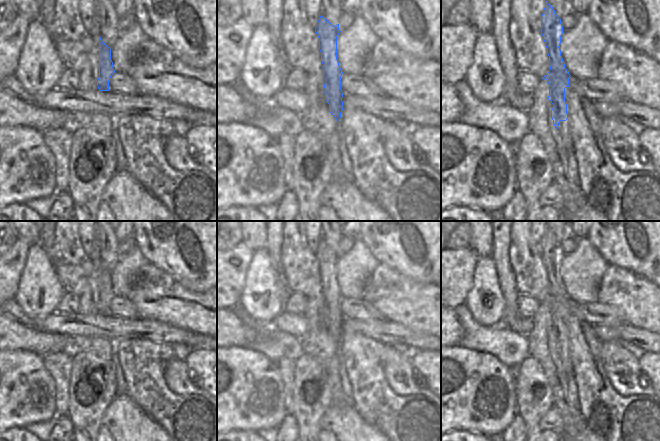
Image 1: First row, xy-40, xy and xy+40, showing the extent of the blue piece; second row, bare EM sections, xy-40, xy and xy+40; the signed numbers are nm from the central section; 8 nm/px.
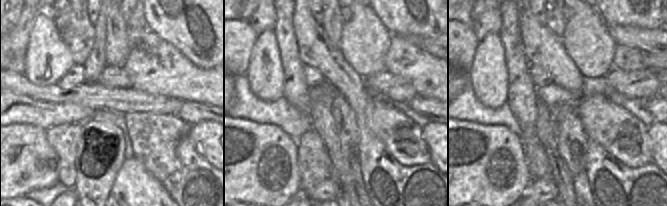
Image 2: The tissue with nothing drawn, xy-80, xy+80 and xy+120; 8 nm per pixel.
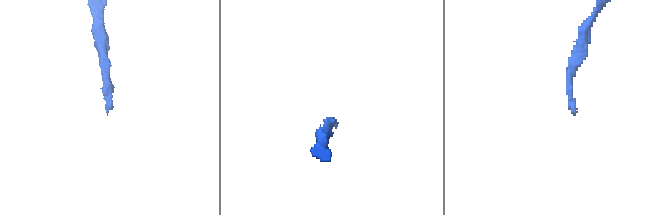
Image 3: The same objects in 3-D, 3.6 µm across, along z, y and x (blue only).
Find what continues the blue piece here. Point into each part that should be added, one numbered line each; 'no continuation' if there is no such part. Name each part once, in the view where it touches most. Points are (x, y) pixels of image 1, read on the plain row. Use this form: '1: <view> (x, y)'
1: xy+40 (563, 353)

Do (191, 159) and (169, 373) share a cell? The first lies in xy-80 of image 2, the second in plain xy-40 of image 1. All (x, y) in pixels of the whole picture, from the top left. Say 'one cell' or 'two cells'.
one cell

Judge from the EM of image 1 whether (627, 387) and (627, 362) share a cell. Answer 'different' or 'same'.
same

